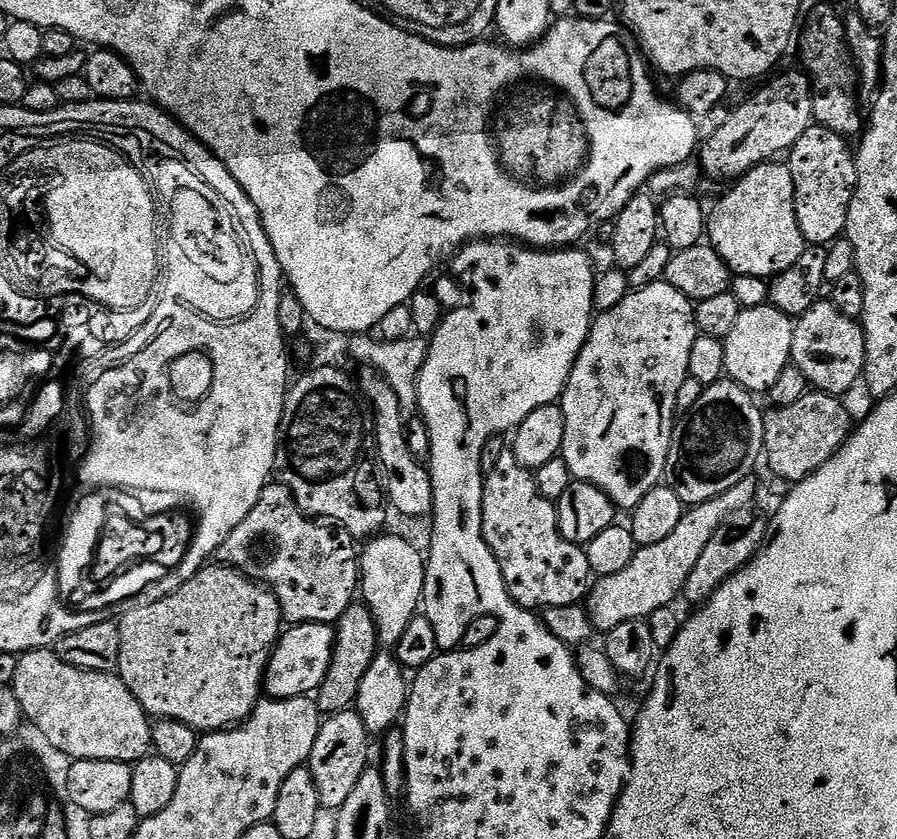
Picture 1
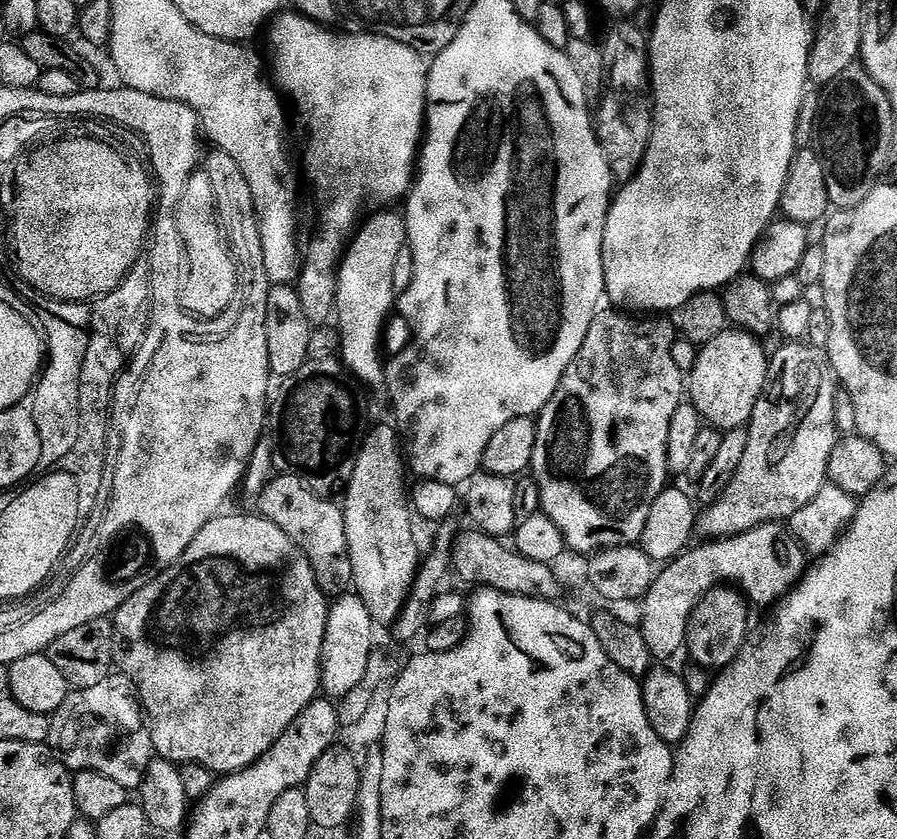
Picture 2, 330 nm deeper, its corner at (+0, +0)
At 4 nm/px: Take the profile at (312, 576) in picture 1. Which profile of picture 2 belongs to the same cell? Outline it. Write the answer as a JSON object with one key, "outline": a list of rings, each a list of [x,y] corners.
{"outline":[[[276,474],[255,497],[254,504],[259,515],[274,522],[274,526],[278,526],[278,530],[282,530],[282,534],[286,534],[286,538],[293,540],[302,554],[306,554],[325,596],[339,598],[349,595],[353,587],[352,563],[348,553],[344,509],[339,503],[331,504],[328,500],[331,499],[319,492],[311,492],[298,478]]]}

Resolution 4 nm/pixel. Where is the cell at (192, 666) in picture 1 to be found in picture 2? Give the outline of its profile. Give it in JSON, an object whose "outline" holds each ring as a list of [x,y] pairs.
{"outline":[[[221,514],[206,526],[202,526],[194,542],[186,546],[182,558],[167,565],[160,575],[137,587],[136,593],[114,614],[118,668],[132,681],[138,693],[147,723],[152,730],[155,755],[164,760],[171,760],[177,766],[206,766],[213,774],[240,772],[243,768],[250,767],[258,758],[262,758],[262,754],[266,754],[266,750],[270,750],[270,746],[274,746],[274,742],[278,742],[278,738],[286,734],[288,727],[300,717],[306,706],[310,706],[313,700],[317,699],[321,691],[320,659],[322,642],[326,638],[329,597],[325,596],[320,588],[314,570],[300,547],[290,538],[286,538],[286,534],[282,534],[282,530],[278,530],[278,526],[274,526],[274,522],[270,522],[265,516],[251,515]]]}

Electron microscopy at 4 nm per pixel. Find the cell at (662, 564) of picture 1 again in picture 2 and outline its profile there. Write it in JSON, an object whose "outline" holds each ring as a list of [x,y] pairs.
{"outline":[[[788,342],[783,346],[785,348],[778,349],[776,353],[773,351],[768,361],[764,393],[758,398],[751,421],[747,425],[748,441],[742,464],[738,466],[737,473],[734,474],[733,481],[726,486],[725,492],[699,513],[698,532],[699,535],[704,535],[701,537],[737,536],[746,530],[754,530],[760,524],[788,522],[802,506],[814,501],[814,496],[828,480],[830,454],[838,439],[834,422],[837,385],[826,371],[821,357],[807,343]]]}

